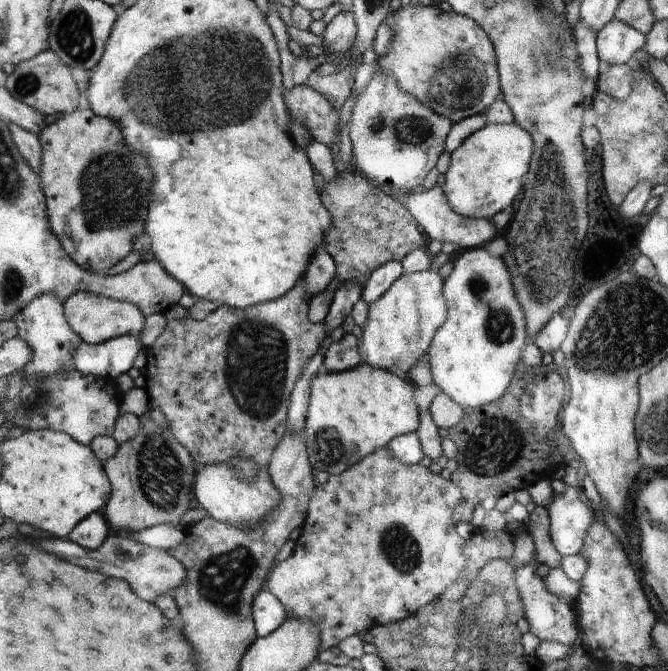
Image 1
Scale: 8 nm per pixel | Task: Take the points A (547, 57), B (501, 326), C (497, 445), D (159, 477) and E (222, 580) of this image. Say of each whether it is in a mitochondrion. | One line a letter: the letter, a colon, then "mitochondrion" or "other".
A: mitochondrion
B: mitochondrion
C: mitochondrion
D: mitochondrion
E: mitochondrion

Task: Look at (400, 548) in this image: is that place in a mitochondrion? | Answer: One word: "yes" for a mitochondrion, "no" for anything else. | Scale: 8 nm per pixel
yes

